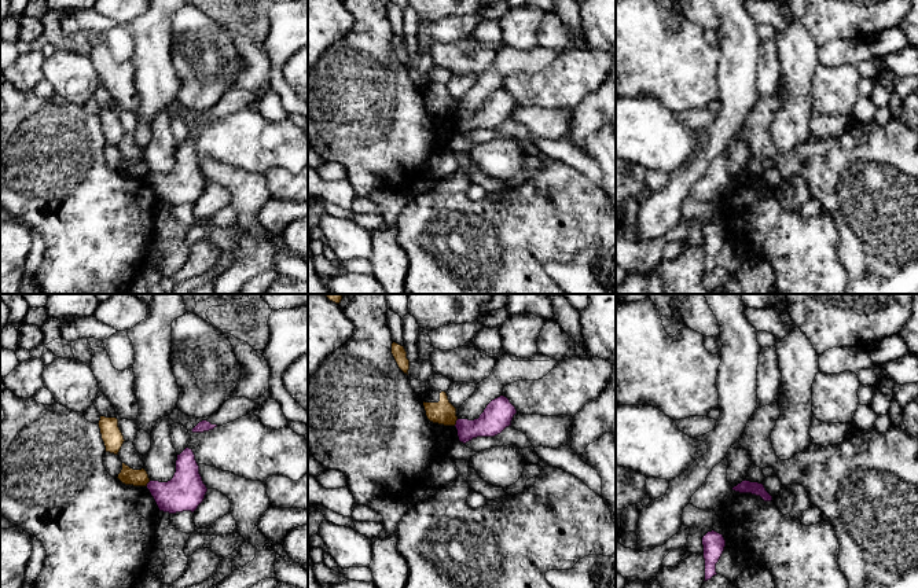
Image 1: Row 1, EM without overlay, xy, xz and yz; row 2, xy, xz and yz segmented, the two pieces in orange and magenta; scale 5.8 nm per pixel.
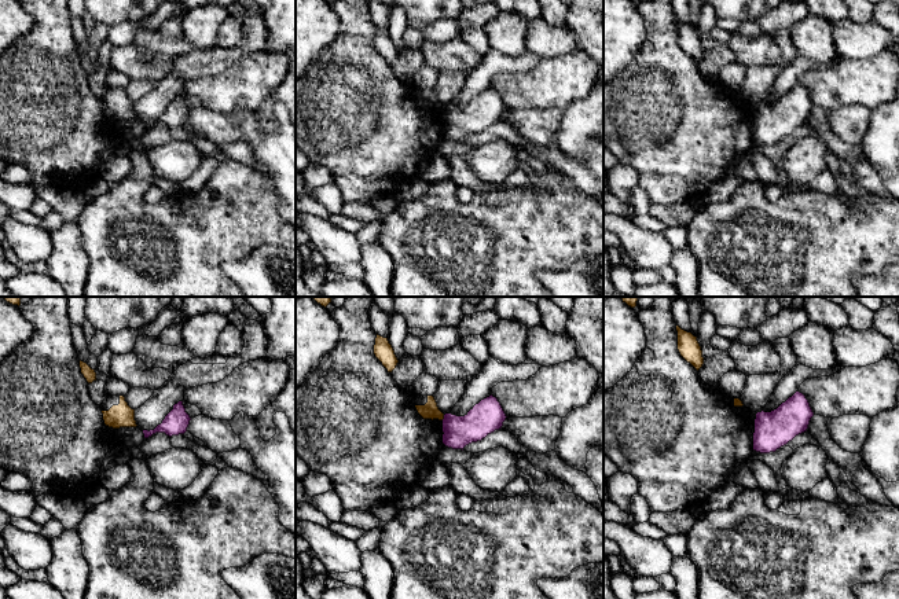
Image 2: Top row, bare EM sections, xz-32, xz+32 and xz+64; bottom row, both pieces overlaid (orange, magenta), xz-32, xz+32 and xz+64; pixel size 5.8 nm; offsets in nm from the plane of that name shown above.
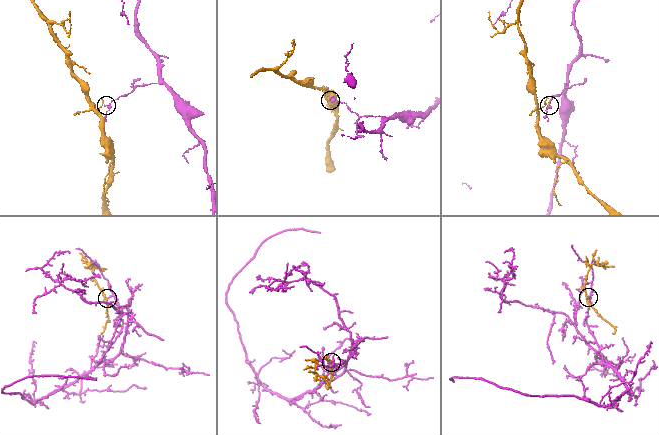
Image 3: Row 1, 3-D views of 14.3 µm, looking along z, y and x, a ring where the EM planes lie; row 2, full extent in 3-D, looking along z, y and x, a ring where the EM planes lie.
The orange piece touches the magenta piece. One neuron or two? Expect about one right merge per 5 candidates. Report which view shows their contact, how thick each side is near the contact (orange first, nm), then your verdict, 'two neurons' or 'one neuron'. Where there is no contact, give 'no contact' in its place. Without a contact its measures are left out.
contact in xz; calibres 140 and 170 nm; two neurons

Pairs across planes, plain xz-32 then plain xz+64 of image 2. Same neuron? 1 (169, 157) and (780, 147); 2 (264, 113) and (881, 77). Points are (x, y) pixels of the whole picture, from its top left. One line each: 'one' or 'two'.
1: two
2: two

